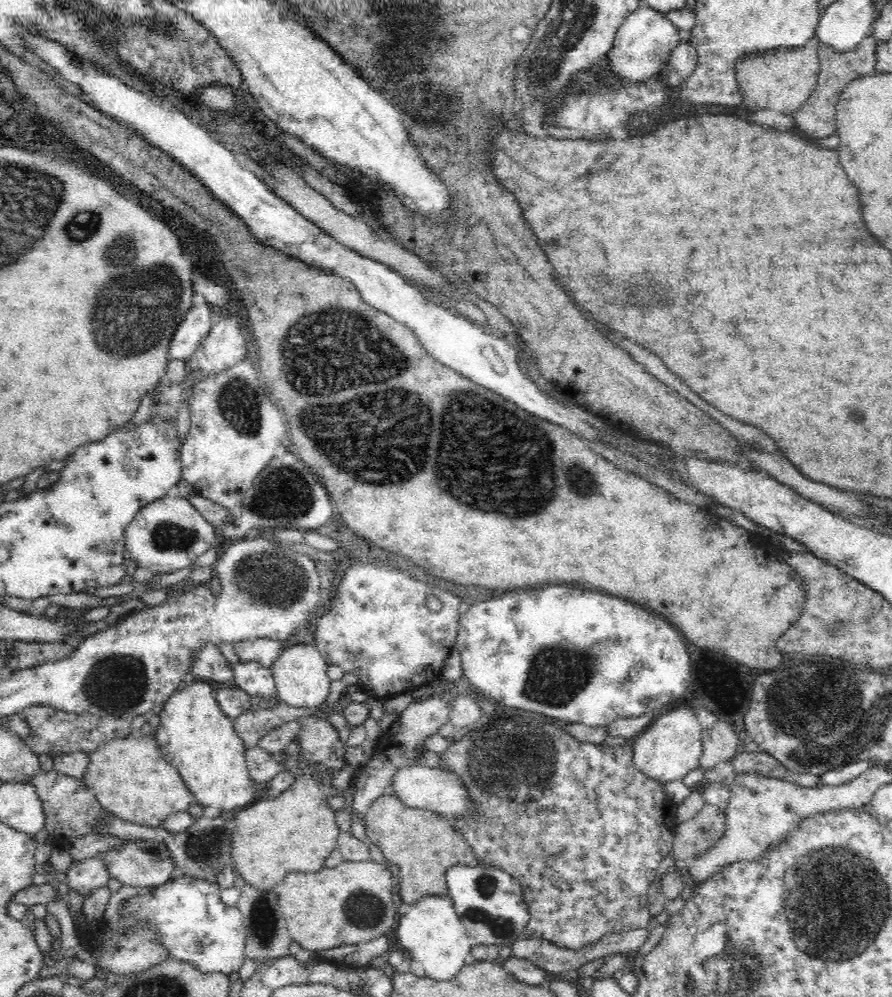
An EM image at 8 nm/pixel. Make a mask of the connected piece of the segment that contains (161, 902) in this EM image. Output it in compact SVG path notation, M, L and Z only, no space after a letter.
M176 874L167 883L164 883L152 894L136 895L126 898L122 902L122 908L118 910L123 917L124 924L135 925L144 919L150 925L156 926L160 943L168 949L168 955L180 961L192 963L200 972L223 972L230 975L239 971L245 958L245 926L242 913L237 906L228 906L220 898L220 887L217 882L212 884L207 880L200 880L192 876Z

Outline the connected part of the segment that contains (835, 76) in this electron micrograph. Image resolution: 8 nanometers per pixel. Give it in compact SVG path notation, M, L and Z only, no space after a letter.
M871 29L868 35L863 38L863 41L857 44L852 51L838 52L834 50L834 47L821 43L818 48L819 79L814 87L814 92L800 109L792 113L796 126L800 130L804 130L804 134L808 134L812 138L826 138L826 136L832 136L836 132L836 109L844 88L846 88L848 82L876 72L876 42Z

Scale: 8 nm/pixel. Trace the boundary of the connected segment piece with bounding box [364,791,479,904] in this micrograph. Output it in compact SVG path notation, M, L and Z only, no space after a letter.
M391 791L385 792L370 805L364 823L368 843L379 848L386 857L386 863L398 865L399 903L414 904L423 896L428 895L444 896L447 894L446 875L451 866L479 864L475 852L470 848L461 832L453 827L452 820L431 810L406 806Z

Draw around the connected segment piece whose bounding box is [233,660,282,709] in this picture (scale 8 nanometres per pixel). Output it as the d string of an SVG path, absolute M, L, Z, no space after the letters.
M252 660L233 665L233 671L233 684L238 689L244 689L250 696L260 696L261 699L268 700L269 709L282 703L276 690L272 669Z

